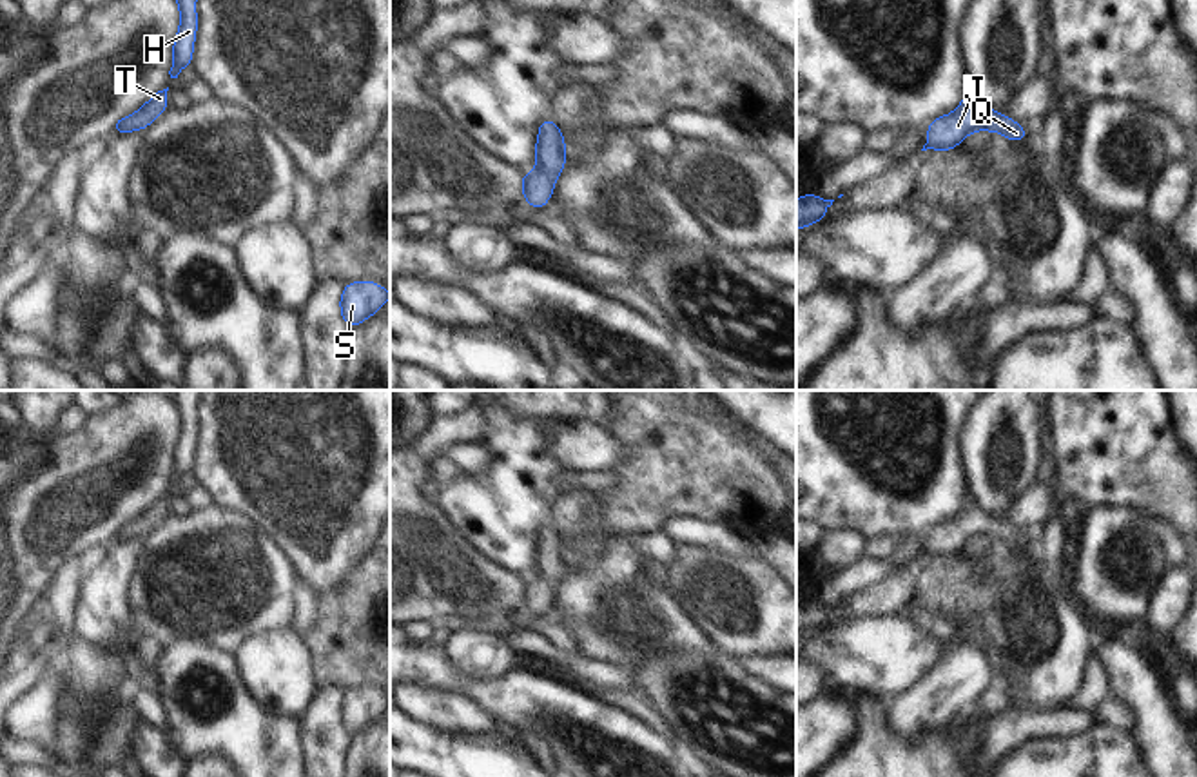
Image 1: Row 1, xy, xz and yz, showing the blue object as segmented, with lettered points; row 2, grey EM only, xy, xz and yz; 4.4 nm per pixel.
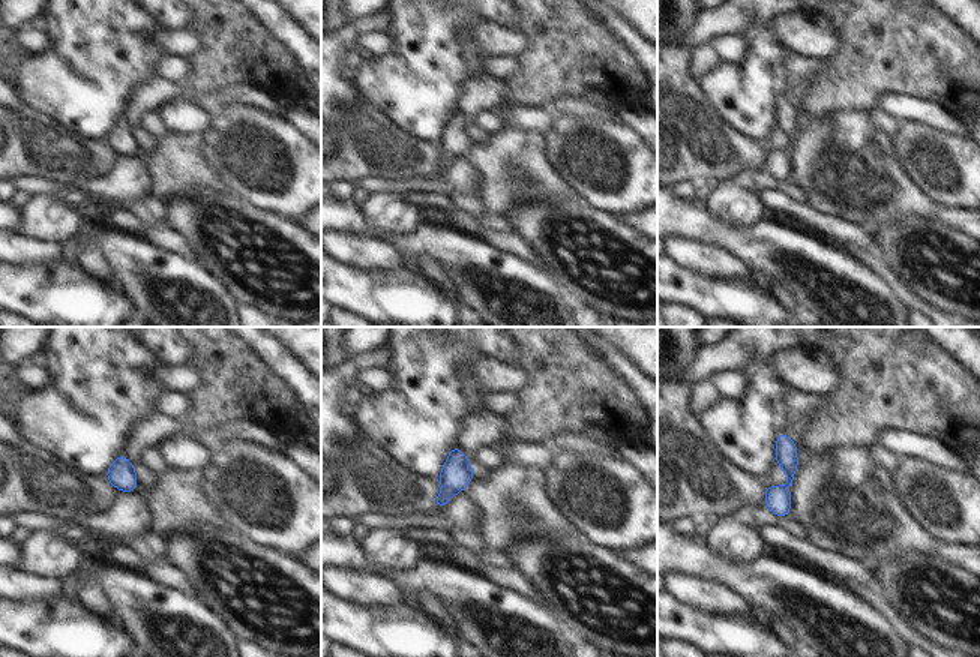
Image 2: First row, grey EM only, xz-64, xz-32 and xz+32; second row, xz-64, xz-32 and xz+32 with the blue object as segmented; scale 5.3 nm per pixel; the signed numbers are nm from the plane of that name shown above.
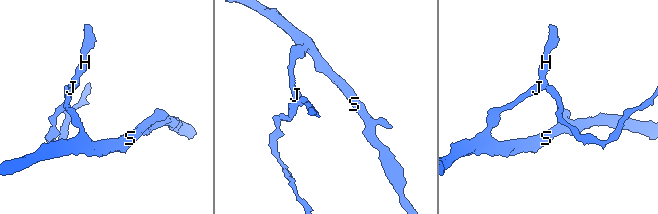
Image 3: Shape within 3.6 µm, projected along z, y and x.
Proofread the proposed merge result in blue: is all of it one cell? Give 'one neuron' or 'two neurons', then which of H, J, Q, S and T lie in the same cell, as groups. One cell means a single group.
one neuron | H J Q S T

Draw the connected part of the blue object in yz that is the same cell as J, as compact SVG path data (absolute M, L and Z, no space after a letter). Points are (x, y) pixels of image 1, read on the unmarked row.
M967 494L959 514L945 523L934 525L927 532L927 550L921 557L934 556L947 559L974 537L990 537L1007 543L1012 550L1027 546L1025 532L1003 519L994 519L972 494Z

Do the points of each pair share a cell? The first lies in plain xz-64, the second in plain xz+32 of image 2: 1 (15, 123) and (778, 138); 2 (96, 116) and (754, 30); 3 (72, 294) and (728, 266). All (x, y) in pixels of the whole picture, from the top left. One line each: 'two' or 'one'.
1: two
2: one
3: two

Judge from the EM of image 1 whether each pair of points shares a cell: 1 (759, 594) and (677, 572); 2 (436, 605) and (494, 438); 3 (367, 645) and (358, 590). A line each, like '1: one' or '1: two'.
1: one
2: two
3: one

